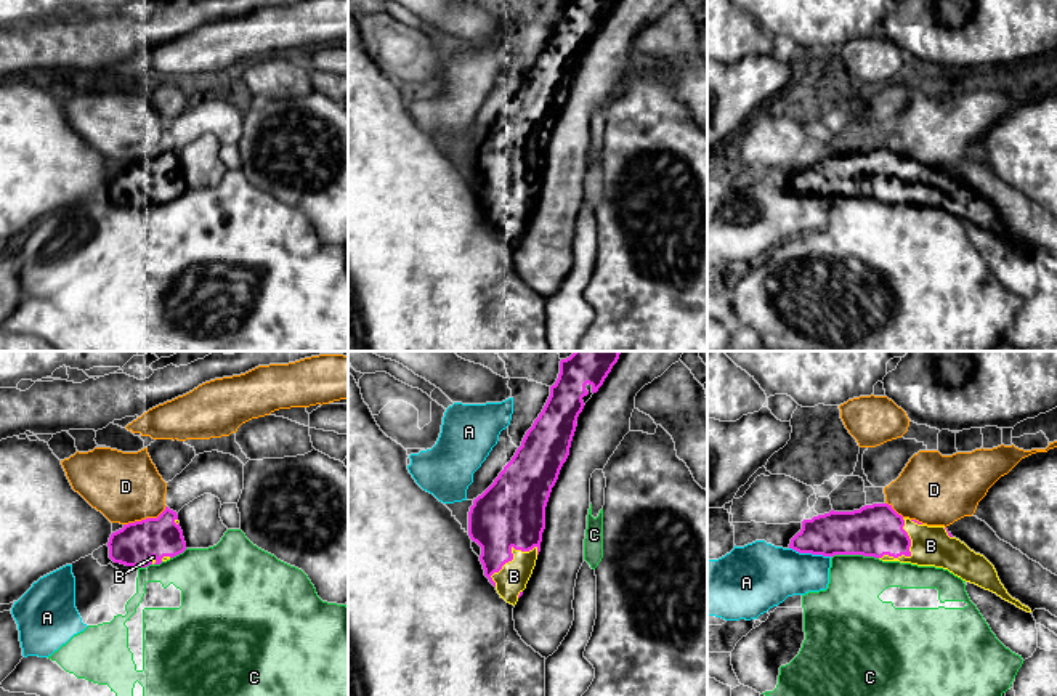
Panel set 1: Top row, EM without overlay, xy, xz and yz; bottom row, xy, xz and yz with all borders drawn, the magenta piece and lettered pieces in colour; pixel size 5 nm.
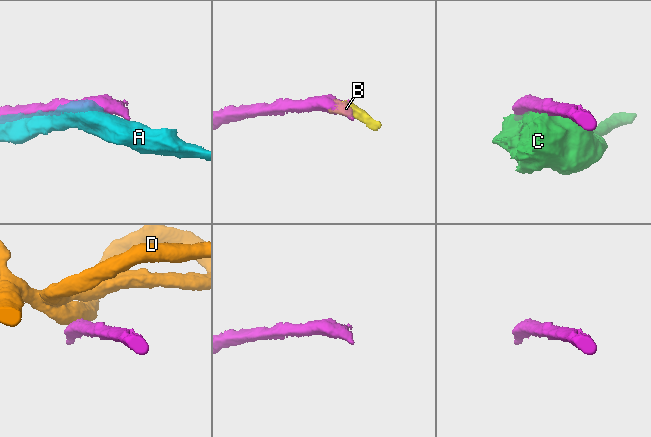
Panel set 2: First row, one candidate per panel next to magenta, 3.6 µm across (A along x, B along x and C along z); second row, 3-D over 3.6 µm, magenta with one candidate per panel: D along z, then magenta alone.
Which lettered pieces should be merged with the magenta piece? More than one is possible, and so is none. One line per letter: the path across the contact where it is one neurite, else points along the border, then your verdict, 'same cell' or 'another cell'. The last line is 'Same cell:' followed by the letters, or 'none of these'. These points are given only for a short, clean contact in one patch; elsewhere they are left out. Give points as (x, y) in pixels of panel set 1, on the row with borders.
A: another cell
B: same cell
C: another cell
D: another cell
Same cell: B

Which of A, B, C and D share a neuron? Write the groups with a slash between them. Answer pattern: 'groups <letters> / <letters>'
groups A / B / C / D

